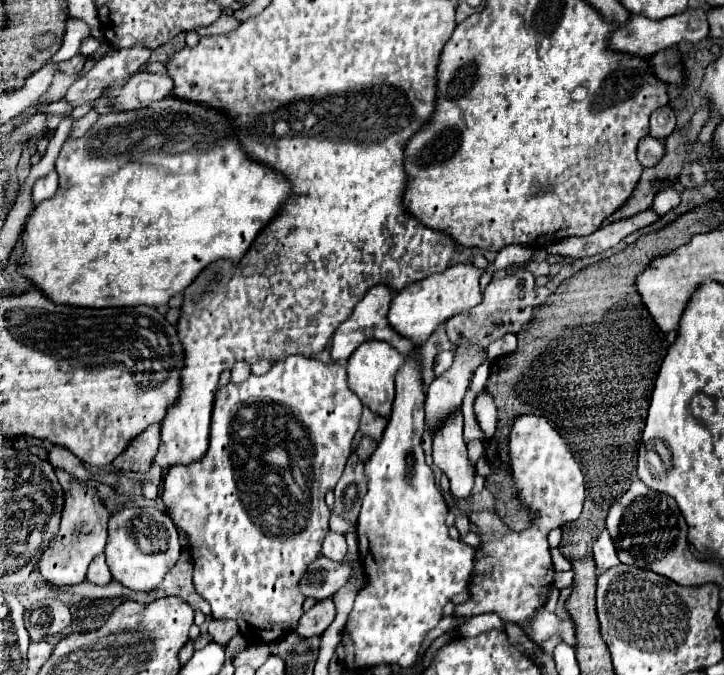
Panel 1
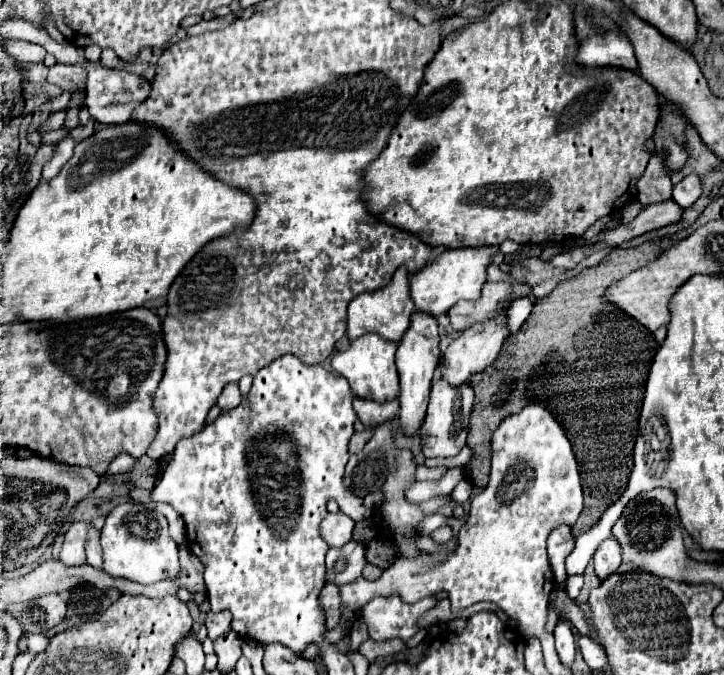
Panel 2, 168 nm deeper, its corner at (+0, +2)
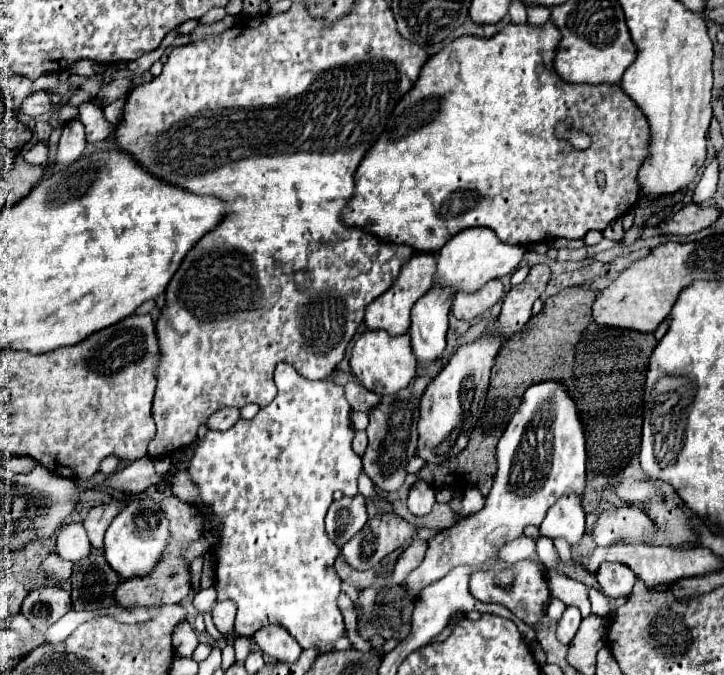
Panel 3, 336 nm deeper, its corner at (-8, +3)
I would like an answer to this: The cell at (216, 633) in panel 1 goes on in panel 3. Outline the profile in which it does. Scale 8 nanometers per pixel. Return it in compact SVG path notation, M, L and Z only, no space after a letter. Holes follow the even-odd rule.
M224 601L224 603L216 603L212 607L212 621L216 625L216 629L226 635L234 629L234 617L236 617L236 609L232 601Z

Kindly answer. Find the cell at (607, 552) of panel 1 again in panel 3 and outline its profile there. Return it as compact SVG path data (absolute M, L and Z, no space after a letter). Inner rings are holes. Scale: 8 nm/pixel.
M602 563L596 579L600 583L602 593L612 599L628 597L636 583L632 569L626 569L626 565L622 563Z

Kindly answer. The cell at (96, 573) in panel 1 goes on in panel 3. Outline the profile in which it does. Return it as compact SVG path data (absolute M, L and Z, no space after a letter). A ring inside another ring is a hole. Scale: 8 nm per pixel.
M126 493L126 499L112 499L110 503L100 503L88 511L88 515L84 517L84 527L88 531L88 539L90 539L92 547L96 547L96 549L102 547L104 531L108 529L112 519L122 511L122 507L128 503L128 499L130 499L130 495Z

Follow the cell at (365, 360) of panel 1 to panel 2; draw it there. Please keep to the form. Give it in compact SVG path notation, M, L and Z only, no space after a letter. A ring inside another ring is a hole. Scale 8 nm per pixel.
M368 332L364 336L360 336L358 340L354 340L348 350L338 352L332 358L332 368L336 372L340 372L348 384L354 396L358 398L366 398L366 400L374 400L374 402L390 402L394 398L398 398L398 374L396 374L396 366L394 366L394 354L396 354L398 344L380 338L374 332Z

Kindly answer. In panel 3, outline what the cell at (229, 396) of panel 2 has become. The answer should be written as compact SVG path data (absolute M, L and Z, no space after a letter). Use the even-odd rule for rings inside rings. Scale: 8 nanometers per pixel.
M226 407L226 409L220 409L220 411L212 413L212 415L208 417L206 425L208 425L208 429L214 429L214 431L226 431L226 429L230 429L238 419L240 419L240 409L230 409L230 407Z

